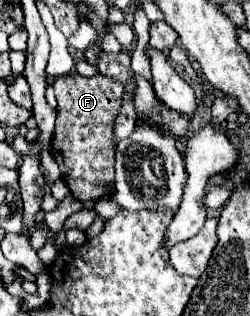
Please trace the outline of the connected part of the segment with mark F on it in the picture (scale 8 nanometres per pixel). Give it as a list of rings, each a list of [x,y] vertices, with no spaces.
[[[67,73],[57,77],[55,83],[57,97],[57,125],[51,143],[51,155],[57,161],[63,181],[71,189],[71,195],[79,201],[97,201],[101,197],[109,197],[113,193],[113,165],[115,165],[115,149],[113,149],[113,121],[123,103],[123,85],[111,77],[97,74],[92,77]]]

